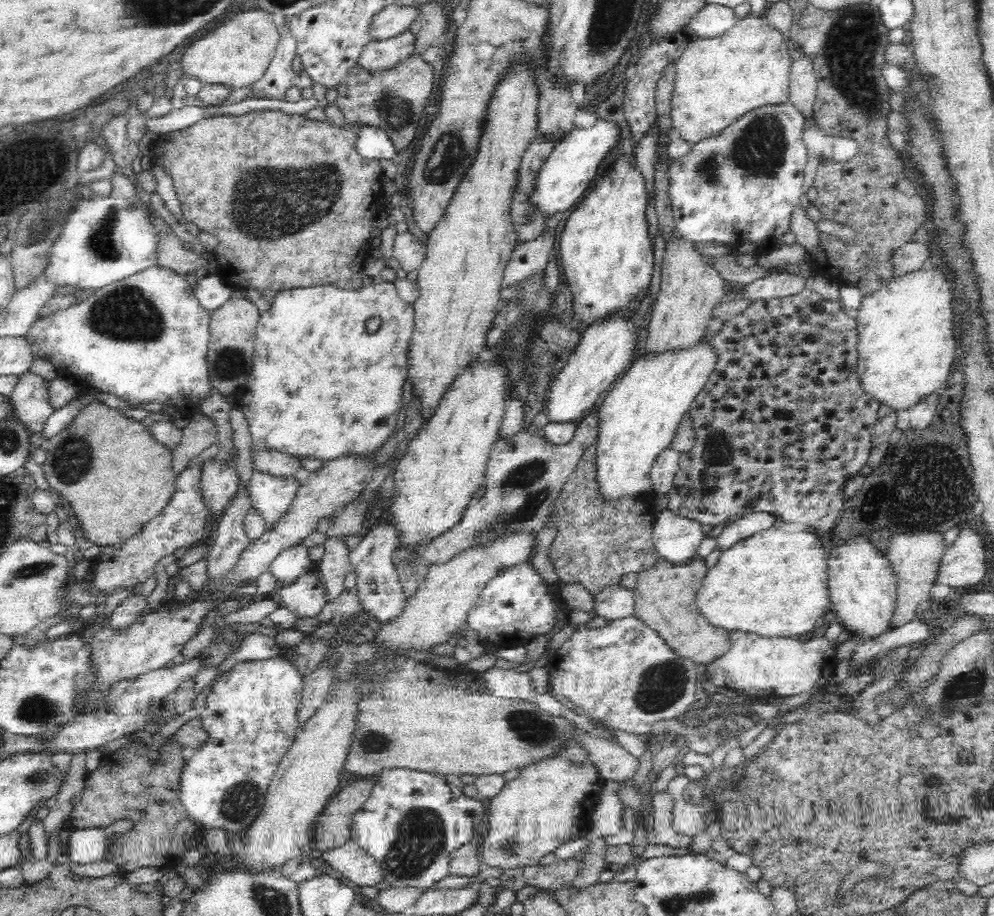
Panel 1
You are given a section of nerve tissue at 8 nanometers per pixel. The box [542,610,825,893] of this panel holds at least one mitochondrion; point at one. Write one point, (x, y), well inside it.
(662, 684)

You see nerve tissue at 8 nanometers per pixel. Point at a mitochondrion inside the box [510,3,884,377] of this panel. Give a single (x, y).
(853, 38)

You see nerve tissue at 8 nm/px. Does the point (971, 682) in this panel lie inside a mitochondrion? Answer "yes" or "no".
yes

